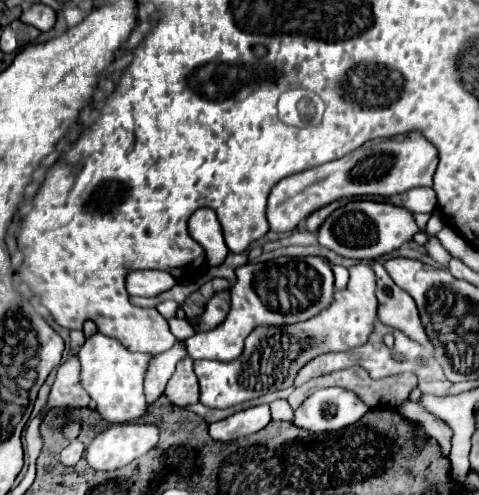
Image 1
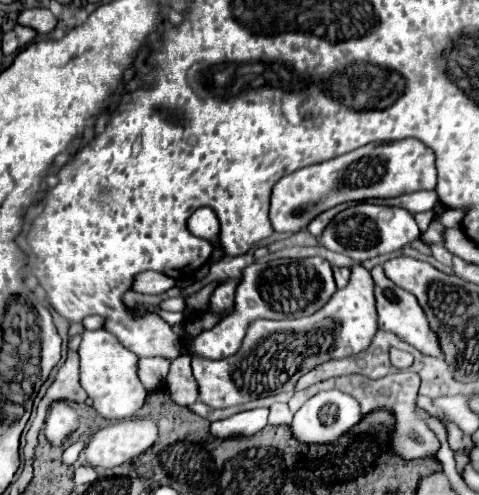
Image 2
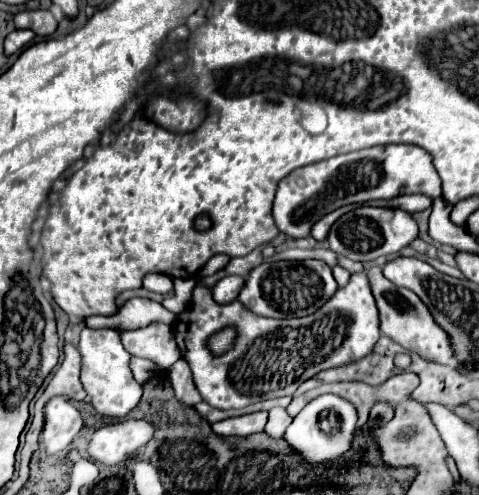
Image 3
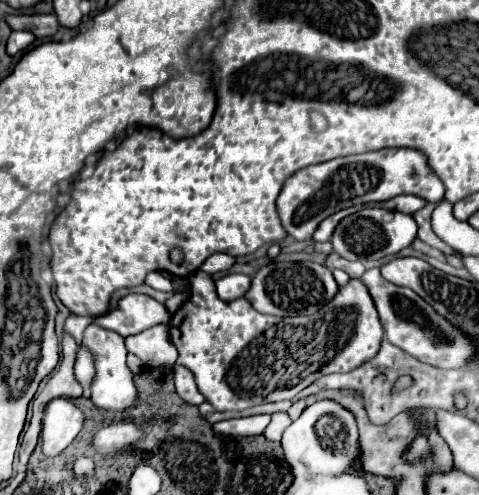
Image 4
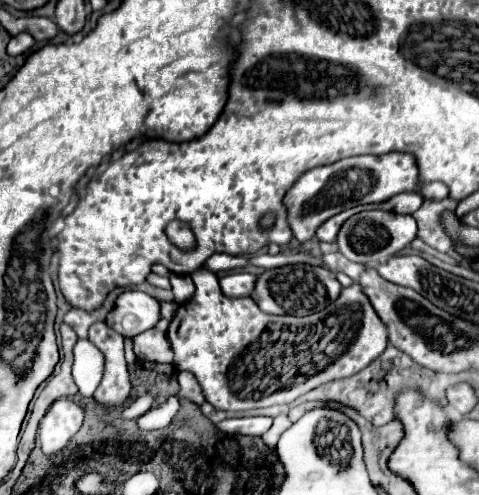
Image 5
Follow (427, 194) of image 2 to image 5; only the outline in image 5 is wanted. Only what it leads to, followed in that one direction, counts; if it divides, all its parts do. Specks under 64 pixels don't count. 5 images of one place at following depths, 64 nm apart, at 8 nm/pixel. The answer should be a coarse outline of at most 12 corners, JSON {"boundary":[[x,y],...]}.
{"boundary":[[416,192],[398,194],[378,208],[414,214],[424,198]]}

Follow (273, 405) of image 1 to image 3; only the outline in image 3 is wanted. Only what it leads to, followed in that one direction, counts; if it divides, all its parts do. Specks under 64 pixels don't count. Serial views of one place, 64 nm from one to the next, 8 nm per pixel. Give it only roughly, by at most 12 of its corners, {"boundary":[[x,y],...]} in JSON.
{"boundary":[[272,408],[266,432],[282,438],[292,422],[286,408]]}

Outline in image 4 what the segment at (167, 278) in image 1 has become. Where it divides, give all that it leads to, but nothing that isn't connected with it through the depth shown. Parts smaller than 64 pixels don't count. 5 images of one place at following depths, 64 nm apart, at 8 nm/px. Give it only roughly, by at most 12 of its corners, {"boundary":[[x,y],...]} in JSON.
{"boundary":[[150,272],[146,284],[154,290],[172,292],[172,280],[162,272]]}

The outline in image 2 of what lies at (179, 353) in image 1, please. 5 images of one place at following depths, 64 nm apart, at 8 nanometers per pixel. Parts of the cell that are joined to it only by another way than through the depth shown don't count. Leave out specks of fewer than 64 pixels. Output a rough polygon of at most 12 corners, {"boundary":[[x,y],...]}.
{"boundary":[[142,358],[138,376],[146,392],[164,386],[168,358]]}

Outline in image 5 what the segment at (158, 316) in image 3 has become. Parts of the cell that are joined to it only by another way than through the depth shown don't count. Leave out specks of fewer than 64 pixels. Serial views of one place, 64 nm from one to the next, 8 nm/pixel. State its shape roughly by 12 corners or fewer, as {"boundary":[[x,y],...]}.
{"boundary":[[138,290],[118,296],[106,324],[124,338],[156,326],[160,302]]}

